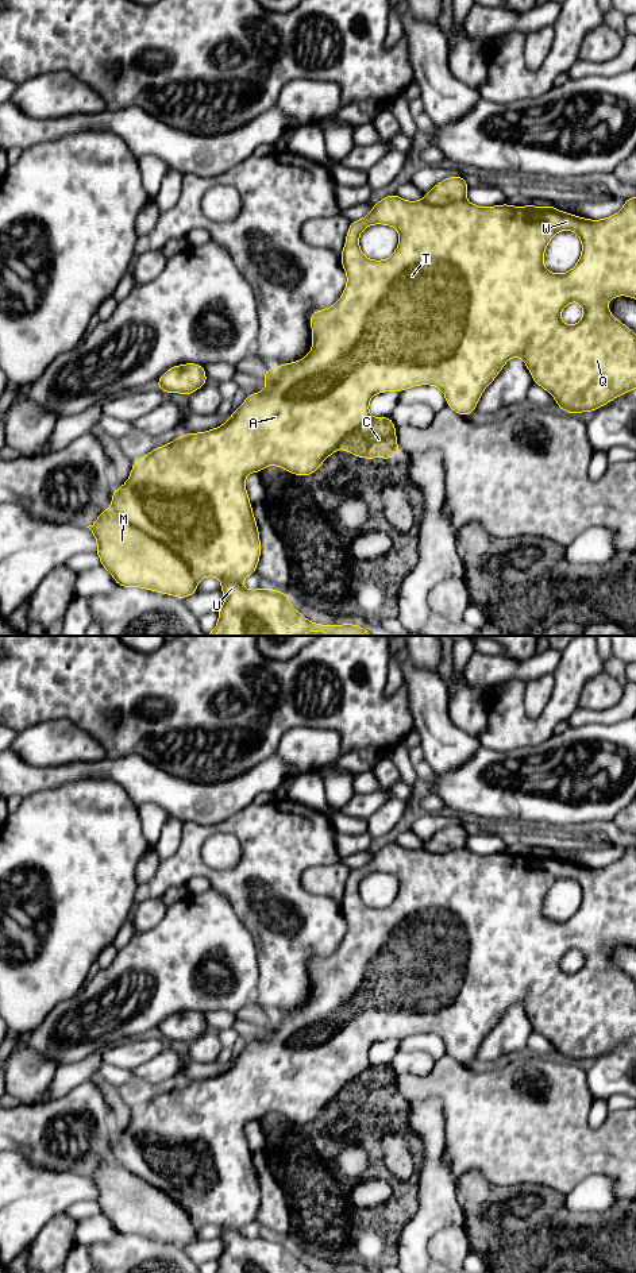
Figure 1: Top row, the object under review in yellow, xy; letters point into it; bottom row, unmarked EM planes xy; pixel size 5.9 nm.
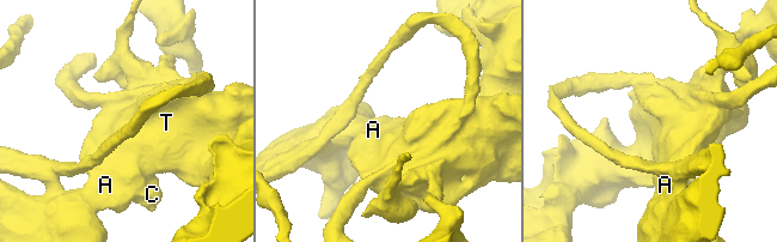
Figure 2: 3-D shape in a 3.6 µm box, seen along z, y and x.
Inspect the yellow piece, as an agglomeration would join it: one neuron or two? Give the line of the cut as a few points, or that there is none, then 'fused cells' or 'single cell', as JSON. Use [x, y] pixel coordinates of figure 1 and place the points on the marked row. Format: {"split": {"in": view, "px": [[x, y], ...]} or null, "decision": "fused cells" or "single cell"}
{"split": {"in": "xy", "px": [[370, 417], [357, 427], [340, 447]]}, "decision": "fused cells"}

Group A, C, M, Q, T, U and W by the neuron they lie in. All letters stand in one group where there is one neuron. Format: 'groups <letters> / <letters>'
groups A M Q T U W / C

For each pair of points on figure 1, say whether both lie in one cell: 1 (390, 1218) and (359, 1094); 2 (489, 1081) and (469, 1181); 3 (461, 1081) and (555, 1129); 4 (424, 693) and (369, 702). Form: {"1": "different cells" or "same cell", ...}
{"1": "same cell", "2": "different cells", "3": "same cell", "4": "different cells"}

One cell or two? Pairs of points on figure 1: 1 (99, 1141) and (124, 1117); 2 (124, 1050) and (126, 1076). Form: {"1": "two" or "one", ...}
{"1": "two", "2": "two"}

